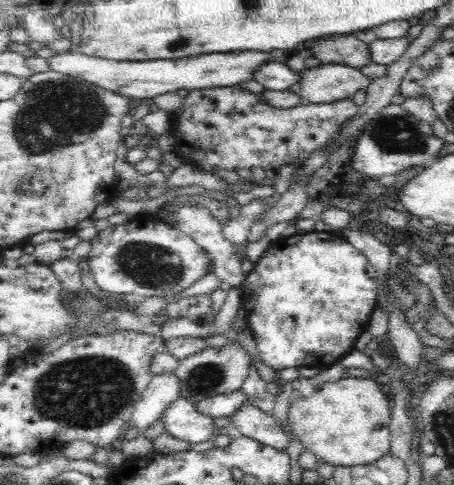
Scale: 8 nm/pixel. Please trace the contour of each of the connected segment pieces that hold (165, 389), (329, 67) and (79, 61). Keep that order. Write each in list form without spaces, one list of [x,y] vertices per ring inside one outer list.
[[[175,374],[153,375],[140,401],[134,406],[129,424],[144,432],[160,419],[162,412],[180,396],[180,385]]]
[[[320,63],[316,67],[304,67],[300,72],[300,96],[312,104],[333,103],[350,99],[370,86],[370,79],[359,69],[344,64]]]
[[[262,51],[217,52],[178,60],[120,61],[86,56],[80,52],[58,53],[46,59],[50,69],[61,75],[76,77],[110,92],[131,98],[154,98],[166,92],[238,85],[254,78],[254,72],[272,61],[272,54]]]

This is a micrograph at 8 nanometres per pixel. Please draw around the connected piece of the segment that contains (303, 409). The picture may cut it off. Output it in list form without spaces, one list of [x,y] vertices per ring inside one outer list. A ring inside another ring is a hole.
[[[347,376],[320,384],[311,396],[295,394],[288,408],[288,426],[306,450],[334,466],[355,467],[390,454],[388,398],[376,379]]]

